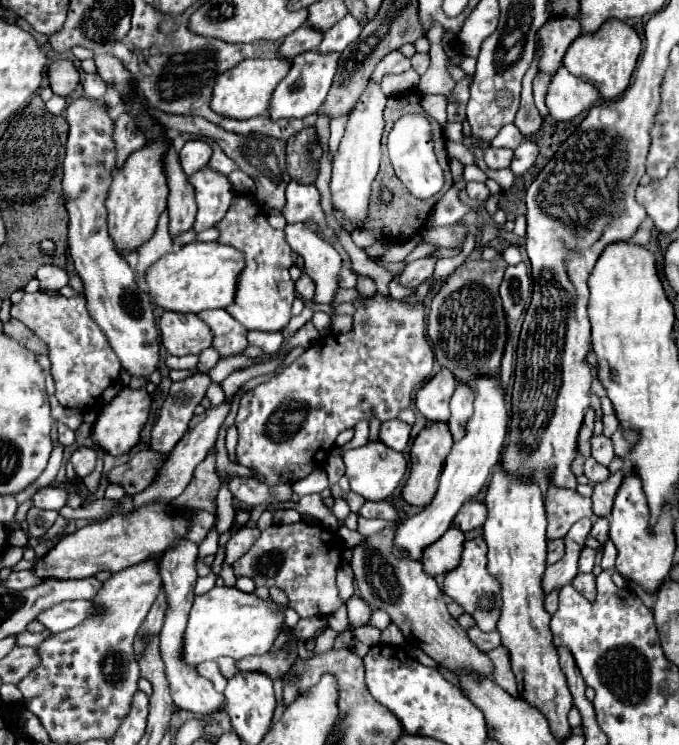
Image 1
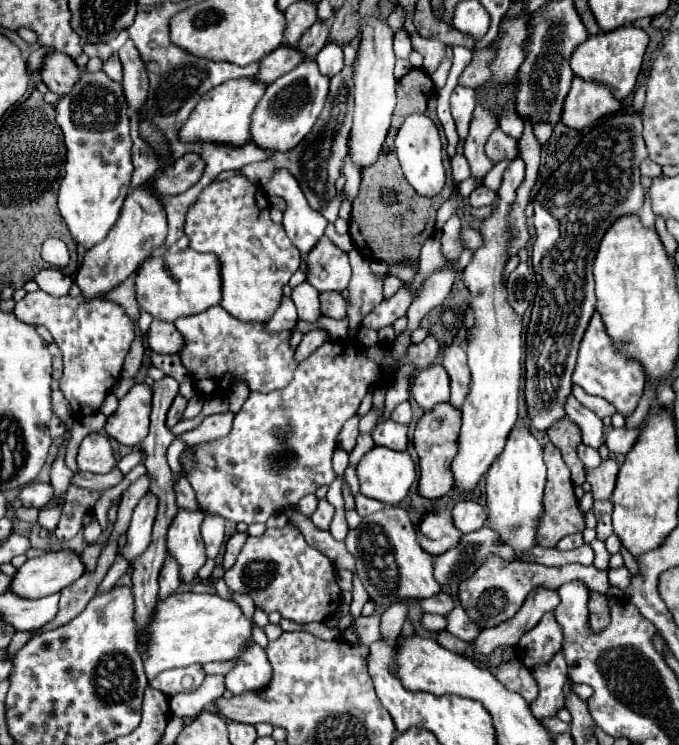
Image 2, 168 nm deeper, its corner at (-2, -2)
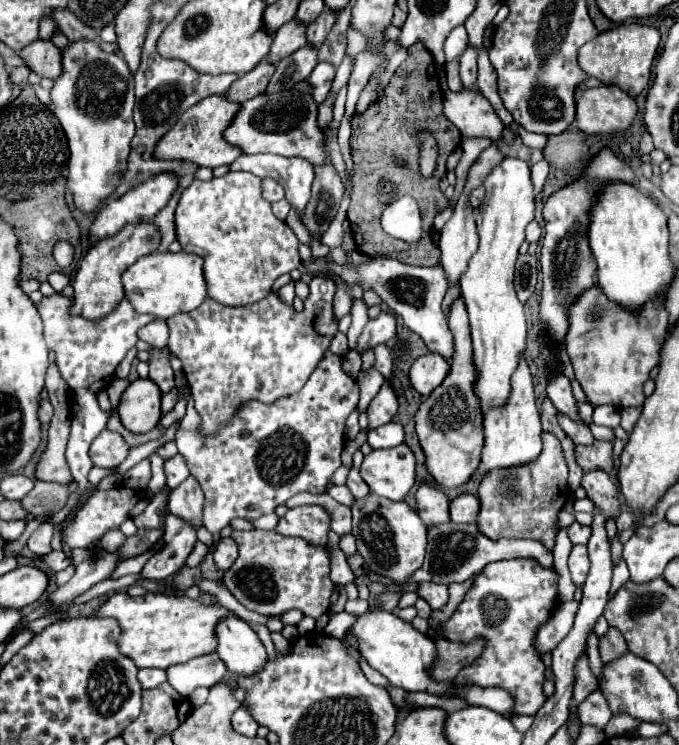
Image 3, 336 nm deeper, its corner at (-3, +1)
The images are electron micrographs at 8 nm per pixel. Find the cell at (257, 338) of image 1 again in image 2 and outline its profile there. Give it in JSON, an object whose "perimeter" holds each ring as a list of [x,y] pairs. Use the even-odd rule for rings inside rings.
{"perimeter":[[[284,296],[280,302],[280,308],[276,308],[278,312],[272,314],[272,320],[266,322],[266,328],[272,332],[282,332],[282,330],[292,330],[296,326],[296,306],[292,302],[292,298]]]}

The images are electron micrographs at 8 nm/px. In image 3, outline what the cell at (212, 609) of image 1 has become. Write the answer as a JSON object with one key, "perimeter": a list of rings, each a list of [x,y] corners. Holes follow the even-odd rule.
{"perimeter":[[[201,591],[195,599],[187,595],[163,593],[149,593],[143,597],[117,593],[97,611],[97,615],[101,617],[115,617],[119,621],[123,629],[123,635],[119,639],[121,653],[131,657],[137,667],[157,669],[169,669],[171,665],[179,665],[195,657],[213,653],[217,649],[215,625],[227,613],[227,607],[223,607],[217,597],[207,591]]]}

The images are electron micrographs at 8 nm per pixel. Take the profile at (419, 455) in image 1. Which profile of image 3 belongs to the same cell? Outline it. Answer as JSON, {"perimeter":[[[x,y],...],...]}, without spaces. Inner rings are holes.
{"perimeter":[[[457,299],[451,305],[451,313],[447,321],[455,337],[455,355],[451,361],[451,371],[447,375],[447,381],[443,381],[435,389],[435,393],[423,399],[415,415],[415,431],[421,449],[425,453],[425,465],[431,479],[445,489],[455,489],[461,487],[465,481],[469,481],[469,477],[479,465],[479,457],[483,449],[483,417],[479,411],[479,401],[473,395],[473,383],[475,383],[475,371],[471,369],[473,349],[469,337],[467,311],[461,299]]]}

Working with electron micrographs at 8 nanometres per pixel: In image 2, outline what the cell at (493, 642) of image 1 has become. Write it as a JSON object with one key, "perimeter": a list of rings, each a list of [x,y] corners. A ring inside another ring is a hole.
{"perimeter":[[[452,596],[452,600],[454,600],[454,608],[450,610],[450,614],[444,616],[444,618],[446,618],[446,630],[448,630],[450,634],[466,640],[466,642],[472,642],[474,636],[478,636],[480,628],[466,616],[464,608],[460,606],[458,596]]]}

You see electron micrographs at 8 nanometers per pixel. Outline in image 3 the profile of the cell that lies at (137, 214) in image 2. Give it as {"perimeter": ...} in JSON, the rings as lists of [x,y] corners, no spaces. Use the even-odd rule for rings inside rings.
{"perimeter":[[[141,221],[141,223],[131,223],[125,225],[117,235],[105,237],[99,243],[91,245],[87,255],[81,259],[79,269],[73,279],[73,313],[83,315],[85,319],[99,319],[111,313],[117,303],[125,297],[123,293],[123,283],[121,275],[131,267],[139,257],[151,255],[159,249],[159,231],[155,229],[155,223],[151,221]]]}

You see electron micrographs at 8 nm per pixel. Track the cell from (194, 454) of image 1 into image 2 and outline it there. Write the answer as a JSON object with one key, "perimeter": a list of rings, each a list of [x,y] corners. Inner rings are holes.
{"perimeter":[[[150,492],[134,508],[132,524],[128,528],[128,540],[126,540],[124,548],[118,548],[118,554],[122,554],[128,564],[132,564],[134,558],[140,556],[150,546],[156,508],[158,508],[158,500],[154,500],[154,496],[150,496]]]}

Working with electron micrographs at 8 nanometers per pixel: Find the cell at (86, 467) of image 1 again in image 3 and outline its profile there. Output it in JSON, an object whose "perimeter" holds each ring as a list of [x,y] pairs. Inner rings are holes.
{"perimeter":[[[107,429],[95,437],[89,449],[89,457],[95,467],[117,467],[125,461],[127,453],[129,447],[123,441],[123,437]]]}

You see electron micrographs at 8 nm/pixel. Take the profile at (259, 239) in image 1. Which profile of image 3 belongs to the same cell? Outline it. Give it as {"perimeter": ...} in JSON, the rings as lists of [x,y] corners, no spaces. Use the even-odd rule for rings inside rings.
{"perimeter":[[[229,171],[227,175],[213,177],[211,181],[195,179],[181,195],[175,211],[175,227],[183,251],[197,253],[205,259],[209,297],[229,307],[243,307],[261,301],[273,291],[273,283],[279,275],[291,273],[301,265],[299,239],[285,221],[279,221],[271,213],[271,203],[261,197],[261,179],[253,173]]]}

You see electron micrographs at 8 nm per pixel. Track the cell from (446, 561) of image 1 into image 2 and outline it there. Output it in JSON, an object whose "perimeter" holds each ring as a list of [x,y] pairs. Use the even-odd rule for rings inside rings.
{"perimeter":[[[434,510],[424,516],[424,520],[418,526],[418,540],[420,546],[428,554],[442,554],[450,550],[460,540],[458,528],[452,524],[452,516],[446,510]]]}

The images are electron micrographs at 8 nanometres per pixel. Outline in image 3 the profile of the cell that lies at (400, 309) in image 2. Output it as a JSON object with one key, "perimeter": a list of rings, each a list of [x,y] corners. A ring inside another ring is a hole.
{"perimeter":[[[383,311],[379,317],[371,319],[365,325],[365,329],[363,329],[361,337],[359,337],[359,343],[357,343],[357,351],[361,353],[365,349],[373,349],[375,345],[389,341],[395,335],[395,327],[397,327],[395,315],[389,313],[389,311],[387,313]]]}

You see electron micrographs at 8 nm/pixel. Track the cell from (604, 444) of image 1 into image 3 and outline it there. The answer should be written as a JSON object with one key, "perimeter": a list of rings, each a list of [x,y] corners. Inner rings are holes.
{"perimeter":[[[559,373],[555,379],[547,381],[547,395],[559,413],[567,413],[567,417],[571,417],[573,421],[583,423],[583,419],[579,417],[577,401],[575,401],[573,391],[571,391],[571,383],[565,375]]]}

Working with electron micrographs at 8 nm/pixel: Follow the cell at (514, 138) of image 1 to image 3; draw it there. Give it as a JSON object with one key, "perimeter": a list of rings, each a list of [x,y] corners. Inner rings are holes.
{"perimeter":[[[467,47],[467,51],[461,57],[461,81],[465,87],[481,93],[477,85],[477,51],[473,47]]]}

